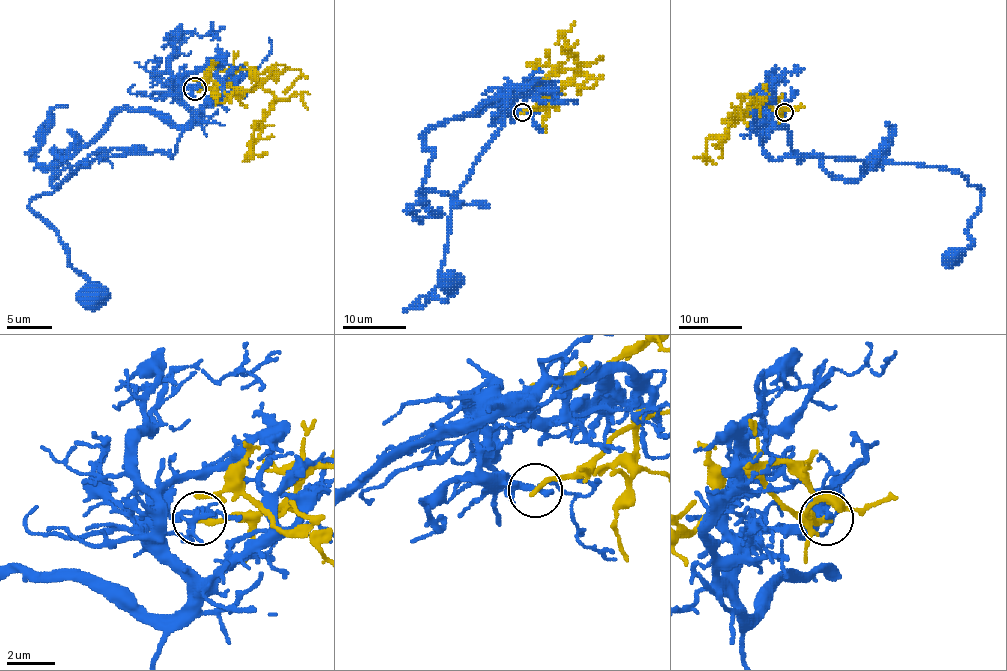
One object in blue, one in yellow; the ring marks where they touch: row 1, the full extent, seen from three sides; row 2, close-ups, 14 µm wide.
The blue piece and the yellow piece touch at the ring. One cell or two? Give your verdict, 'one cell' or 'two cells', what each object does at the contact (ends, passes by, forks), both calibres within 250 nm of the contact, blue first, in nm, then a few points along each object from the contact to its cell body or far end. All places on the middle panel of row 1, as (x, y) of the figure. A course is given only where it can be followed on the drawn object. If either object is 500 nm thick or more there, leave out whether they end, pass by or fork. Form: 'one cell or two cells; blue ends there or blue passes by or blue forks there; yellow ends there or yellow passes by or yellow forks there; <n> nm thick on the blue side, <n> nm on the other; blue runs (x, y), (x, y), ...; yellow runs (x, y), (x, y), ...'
two cells; blue ends there; yellow ends there; 280 nm thick on the blue side, 240 nm on the other; blue runs (523, 112), (508, 106), (512, 90), (456, 197), (439, 284), (406, 309), (444, 300), (450, 276); yellow runs (523, 112), (557, 92), (575, 74), (570, 69), (576, 69), (578, 58), (562, 35), (573, 22)

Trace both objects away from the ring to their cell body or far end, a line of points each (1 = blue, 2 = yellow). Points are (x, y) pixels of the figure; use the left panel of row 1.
1: (195, 87), (173, 94), (191, 114), (191, 125), (170, 156), (170, 150), (101, 156), (29, 206), (92, 295)
2: (195, 89), (269, 67), (262, 87), (274, 105), (256, 123), (251, 147), (267, 154)

